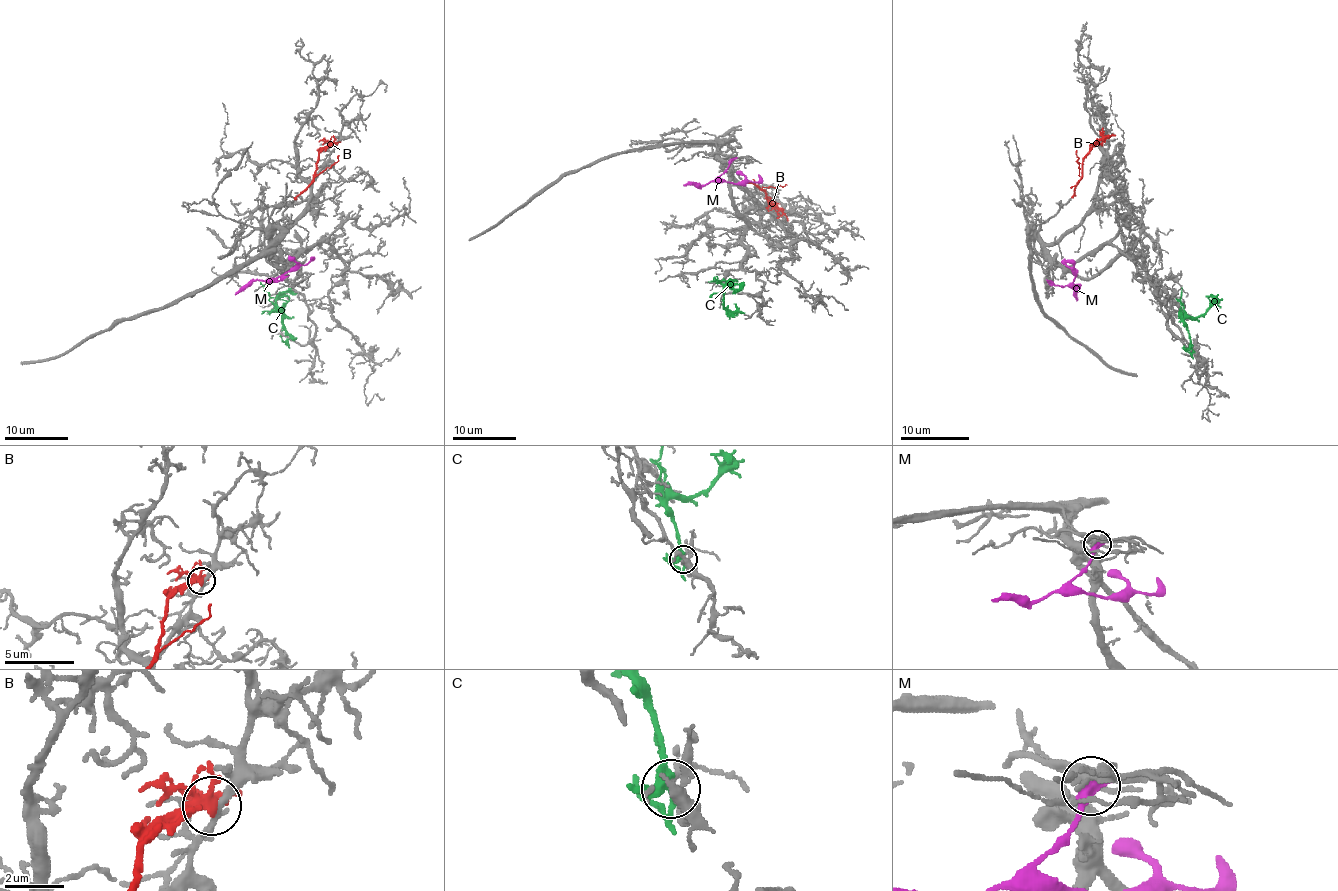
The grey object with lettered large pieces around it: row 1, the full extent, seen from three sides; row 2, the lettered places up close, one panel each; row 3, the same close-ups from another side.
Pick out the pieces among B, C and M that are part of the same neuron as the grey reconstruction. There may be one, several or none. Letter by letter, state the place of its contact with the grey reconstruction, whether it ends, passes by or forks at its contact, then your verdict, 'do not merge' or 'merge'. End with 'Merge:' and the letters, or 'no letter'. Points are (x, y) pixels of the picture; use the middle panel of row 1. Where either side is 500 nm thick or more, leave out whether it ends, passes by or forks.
B: contact (782, 210); it forks; merge
C: contact (737, 291); it forks; do not merge
M: contact (731, 159); do not merge
Merge: B

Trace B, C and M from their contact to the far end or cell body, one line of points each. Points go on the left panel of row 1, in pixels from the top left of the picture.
B: (334, 145), (319, 154), (314, 177), (331, 167), (339, 154)
C: (288, 339), (290, 334), (285, 329), (282, 313), (276, 308), (276, 300), (284, 293), (296, 294)
M: (284, 277), (274, 281), (276, 277), (306, 266), (311, 258)

